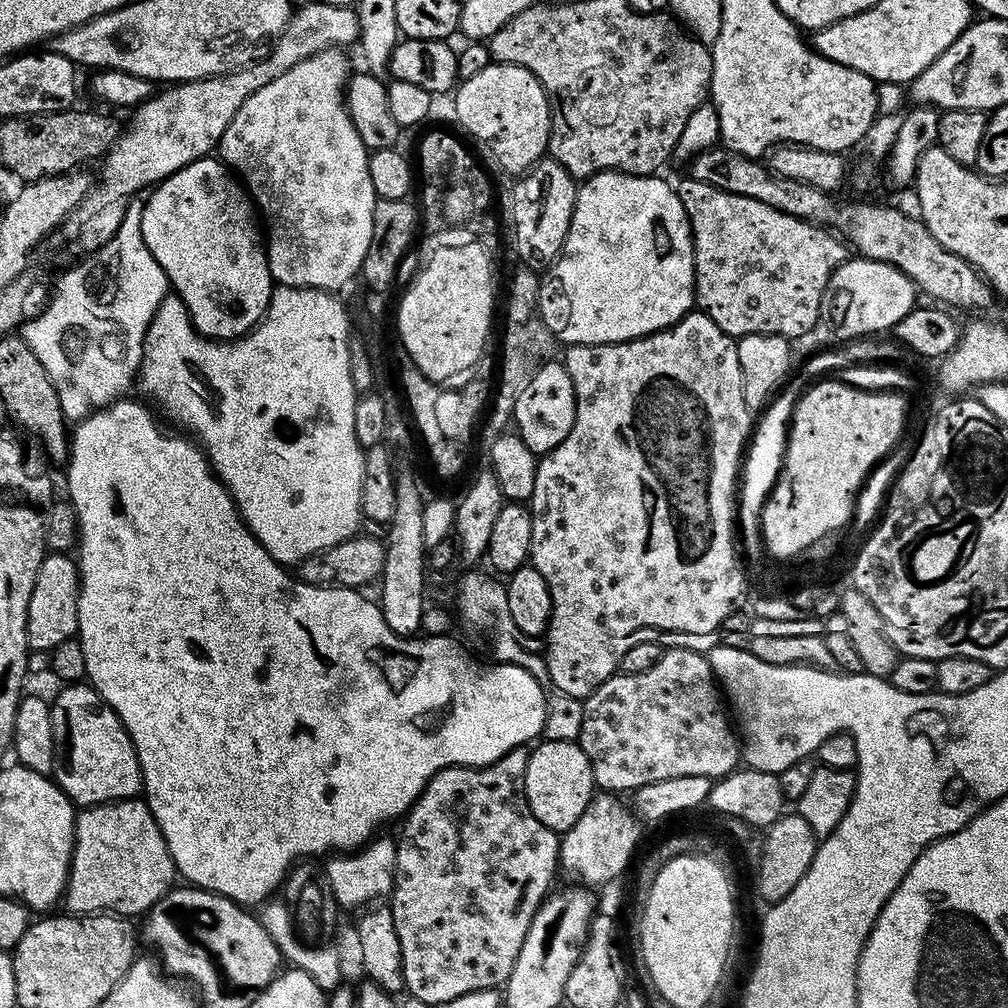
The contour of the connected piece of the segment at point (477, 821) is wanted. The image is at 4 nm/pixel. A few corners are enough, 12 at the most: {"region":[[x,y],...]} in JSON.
{"region":[[528,753],[435,772],[390,907],[407,995],[507,985],[561,837]]}

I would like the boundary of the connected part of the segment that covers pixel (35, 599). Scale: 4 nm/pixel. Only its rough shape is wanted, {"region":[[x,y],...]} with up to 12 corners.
{"region":[[45,555],[30,598],[34,652],[77,635],[80,570]]}

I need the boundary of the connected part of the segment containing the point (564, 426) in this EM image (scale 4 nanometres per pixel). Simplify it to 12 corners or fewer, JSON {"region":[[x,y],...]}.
{"region":[[563,363],[542,365],[518,394],[515,431],[531,452],[570,434],[576,395]]}

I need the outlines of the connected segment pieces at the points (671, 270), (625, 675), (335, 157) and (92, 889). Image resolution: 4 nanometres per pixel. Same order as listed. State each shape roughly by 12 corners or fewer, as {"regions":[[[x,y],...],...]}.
{"regions":[[[663,175],[579,185],[554,265],[565,345],[693,311],[692,227]],[[665,647],[583,697],[597,789],[737,771],[703,651]],[[329,50],[218,145],[286,288],[357,279],[378,199]],[[143,798],[77,815],[69,913],[140,918],[177,880]]]}

